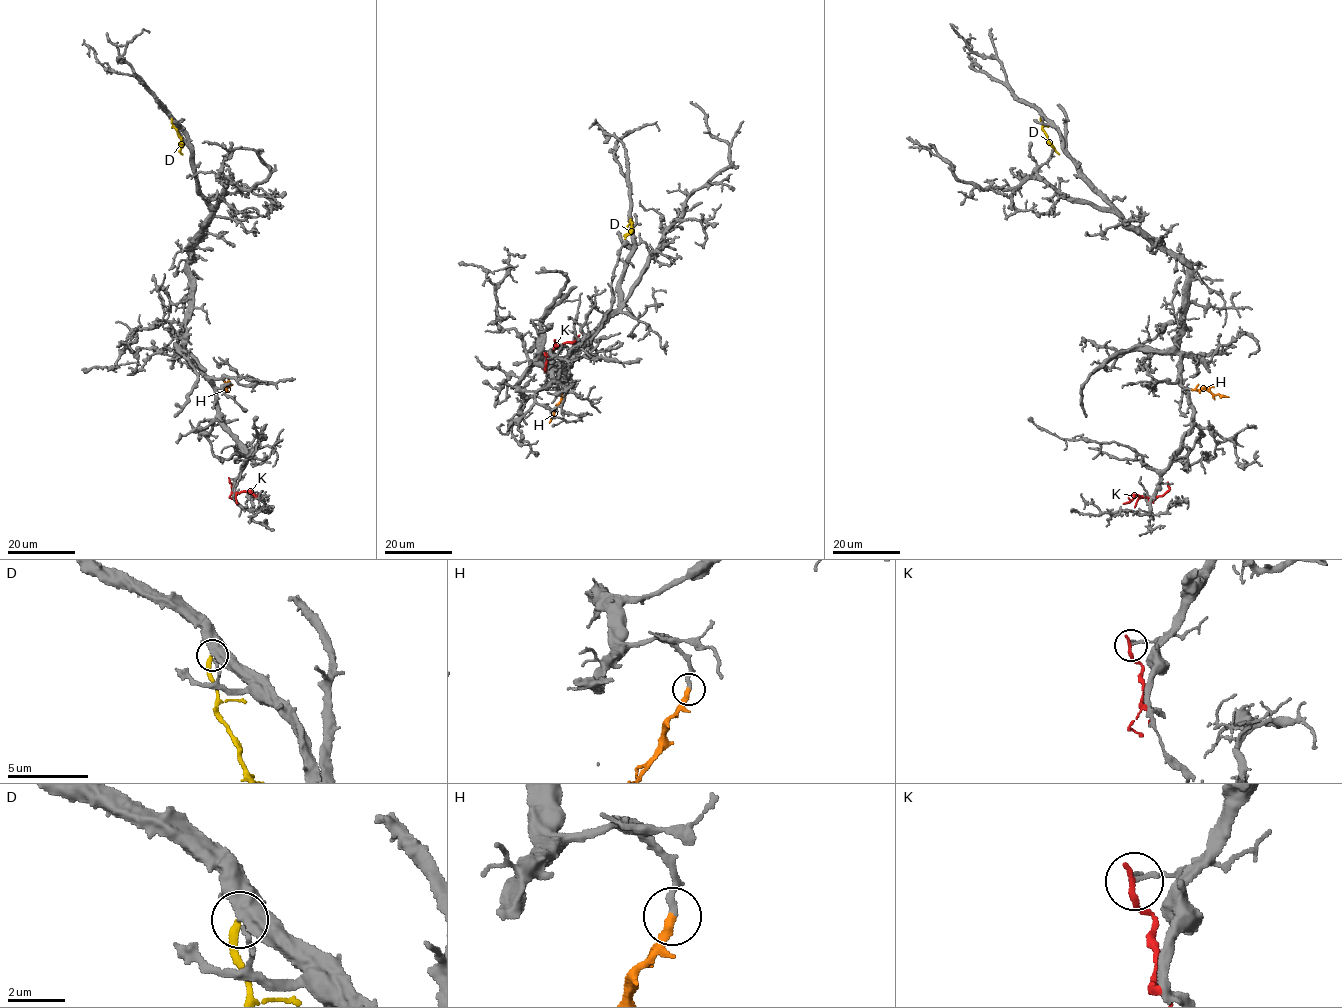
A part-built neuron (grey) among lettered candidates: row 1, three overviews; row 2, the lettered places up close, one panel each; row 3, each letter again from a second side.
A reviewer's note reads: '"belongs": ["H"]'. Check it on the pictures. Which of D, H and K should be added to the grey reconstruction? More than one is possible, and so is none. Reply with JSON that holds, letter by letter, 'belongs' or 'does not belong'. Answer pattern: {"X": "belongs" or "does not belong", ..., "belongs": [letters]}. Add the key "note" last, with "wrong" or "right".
{"D": "does not belong", "H": "belongs", "K": "does not belong", "belongs": ["H"], "note": "right"}

